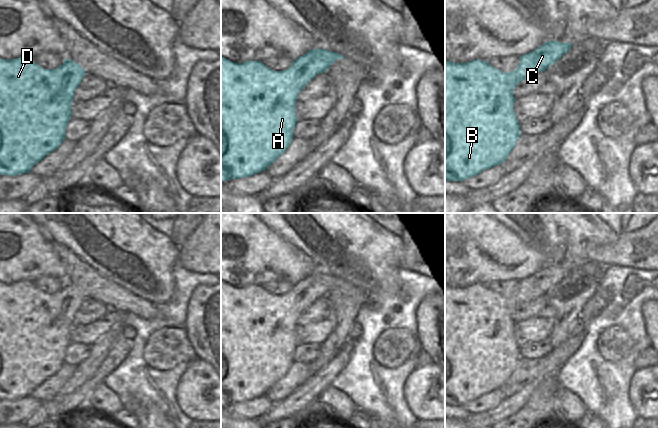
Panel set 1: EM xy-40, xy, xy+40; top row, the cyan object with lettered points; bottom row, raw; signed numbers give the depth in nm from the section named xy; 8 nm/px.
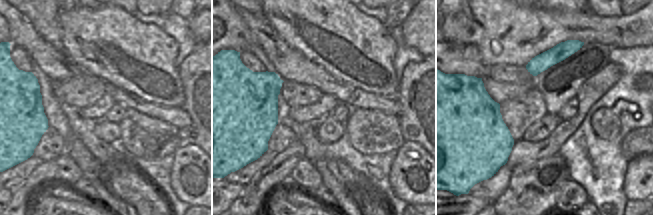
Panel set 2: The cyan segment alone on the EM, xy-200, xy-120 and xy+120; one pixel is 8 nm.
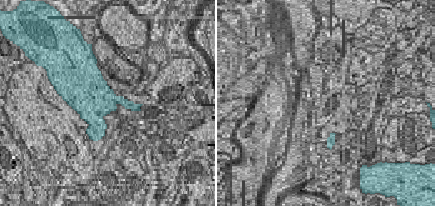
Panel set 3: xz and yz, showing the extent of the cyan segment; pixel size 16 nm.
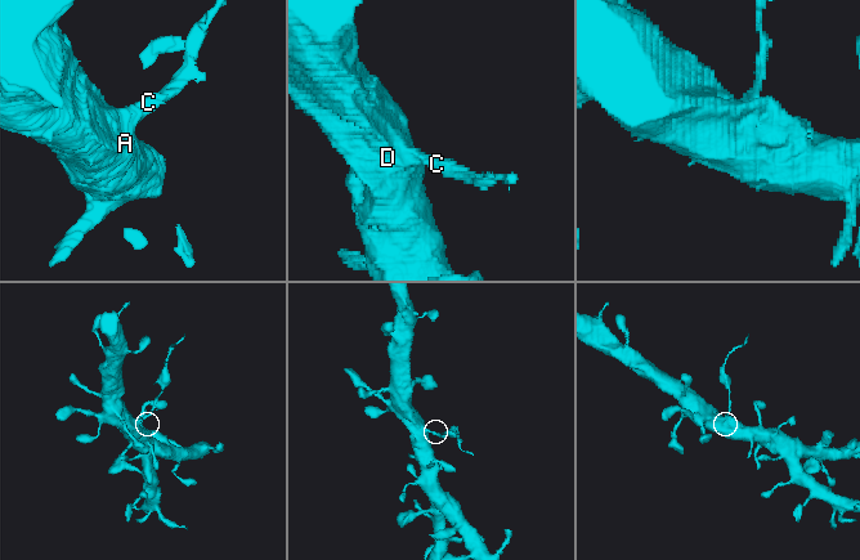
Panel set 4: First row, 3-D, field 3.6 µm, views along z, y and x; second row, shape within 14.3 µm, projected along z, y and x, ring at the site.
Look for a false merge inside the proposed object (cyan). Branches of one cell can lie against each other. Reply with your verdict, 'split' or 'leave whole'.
split

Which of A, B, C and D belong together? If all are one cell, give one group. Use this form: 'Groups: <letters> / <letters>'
Groups: A B D / C

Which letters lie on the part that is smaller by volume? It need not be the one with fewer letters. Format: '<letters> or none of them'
C

